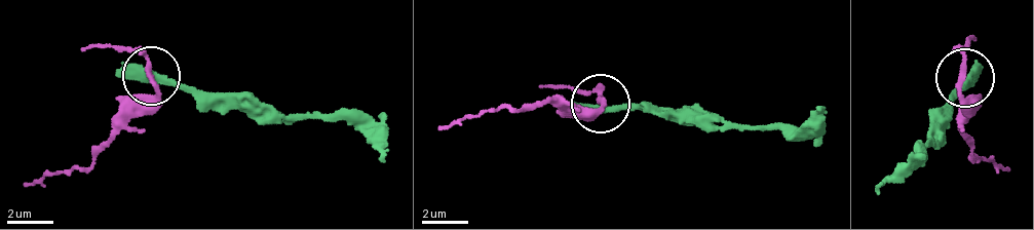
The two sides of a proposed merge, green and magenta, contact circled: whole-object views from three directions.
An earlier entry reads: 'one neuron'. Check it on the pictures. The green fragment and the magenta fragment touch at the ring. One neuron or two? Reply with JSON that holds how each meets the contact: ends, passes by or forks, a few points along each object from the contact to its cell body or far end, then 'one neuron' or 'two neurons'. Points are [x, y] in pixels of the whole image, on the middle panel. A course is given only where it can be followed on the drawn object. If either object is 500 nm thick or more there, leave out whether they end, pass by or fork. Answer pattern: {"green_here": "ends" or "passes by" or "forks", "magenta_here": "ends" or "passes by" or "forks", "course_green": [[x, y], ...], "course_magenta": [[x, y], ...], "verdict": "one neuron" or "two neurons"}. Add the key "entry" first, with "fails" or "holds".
{"entry": "fails", "green_here": "passes by", "magenta_here": "passes by", "course_green": [[599, 105], [701, 114], [725, 125], [792, 128], [821, 110]], "course_magenta": [[599, 105], [591, 110], [488, 108], [437, 127]], "verdict": "two neurons"}

